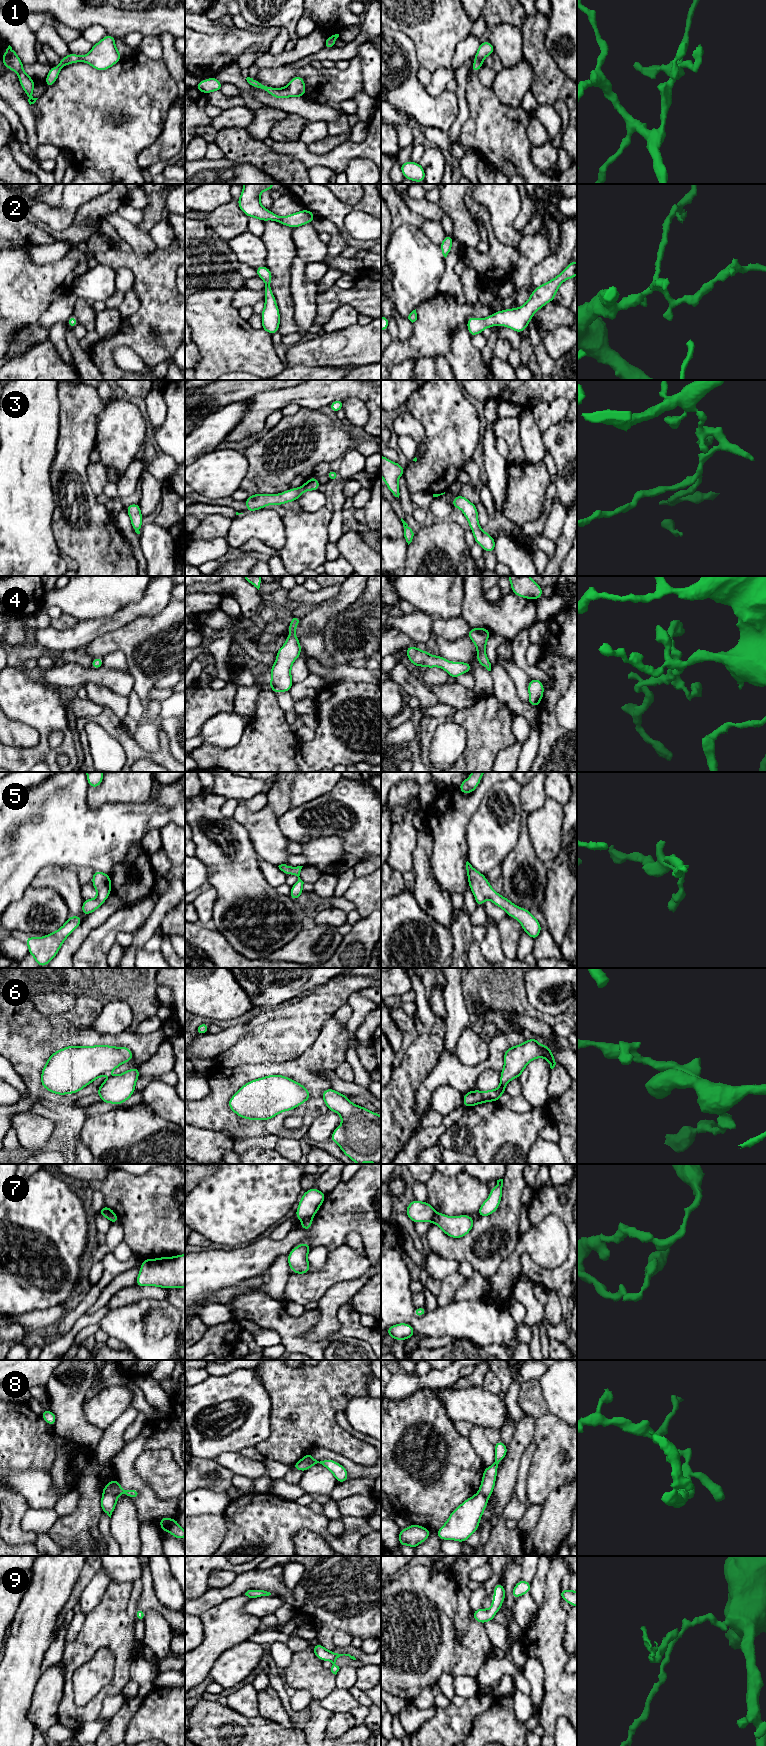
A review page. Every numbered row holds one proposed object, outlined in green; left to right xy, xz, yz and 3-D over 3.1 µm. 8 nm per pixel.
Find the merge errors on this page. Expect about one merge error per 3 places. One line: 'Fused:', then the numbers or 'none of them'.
Fused: 7, 8

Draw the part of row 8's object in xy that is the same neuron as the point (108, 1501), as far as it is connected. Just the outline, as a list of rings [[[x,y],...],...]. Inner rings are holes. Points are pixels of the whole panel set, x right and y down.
[[[104,1494],[101,1498],[101,1508],[110,1518],[115,1509],[118,1496],[115,1494]]]

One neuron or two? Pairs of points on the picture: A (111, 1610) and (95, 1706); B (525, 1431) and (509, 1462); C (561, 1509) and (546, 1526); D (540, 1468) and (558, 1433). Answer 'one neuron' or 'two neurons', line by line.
A: one neuron
B: one neuron
C: one neuron
D: one neuron

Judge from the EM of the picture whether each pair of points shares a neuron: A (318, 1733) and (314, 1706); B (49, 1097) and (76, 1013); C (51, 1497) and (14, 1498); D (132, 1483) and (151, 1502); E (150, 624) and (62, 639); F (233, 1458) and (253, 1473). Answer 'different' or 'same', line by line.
A: same
B: same
C: different
D: same
E: different
F: same

